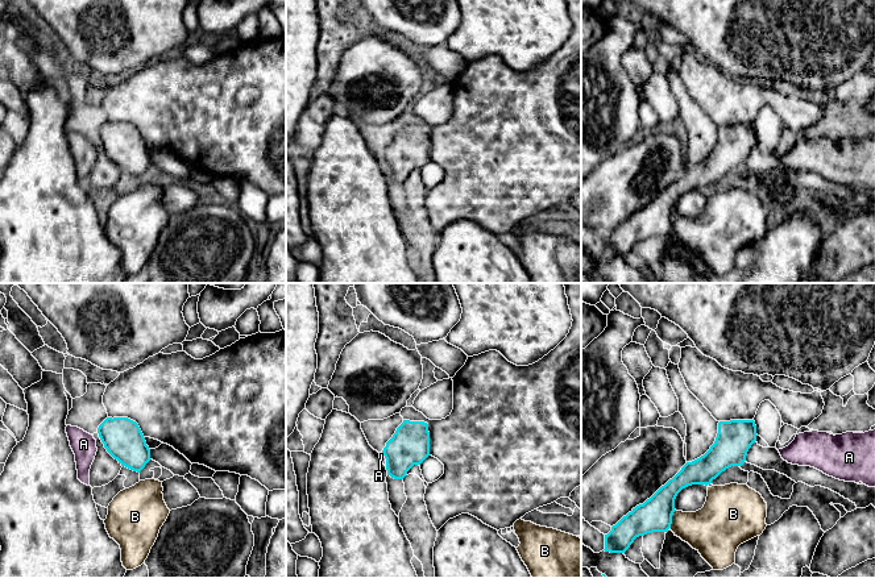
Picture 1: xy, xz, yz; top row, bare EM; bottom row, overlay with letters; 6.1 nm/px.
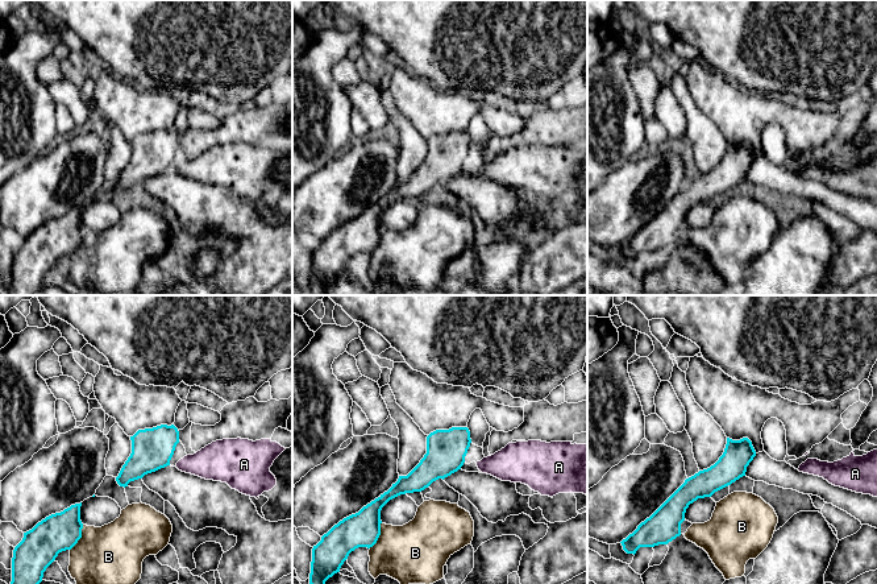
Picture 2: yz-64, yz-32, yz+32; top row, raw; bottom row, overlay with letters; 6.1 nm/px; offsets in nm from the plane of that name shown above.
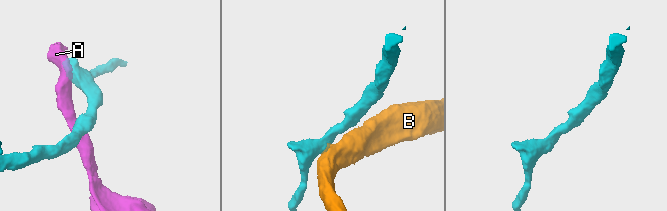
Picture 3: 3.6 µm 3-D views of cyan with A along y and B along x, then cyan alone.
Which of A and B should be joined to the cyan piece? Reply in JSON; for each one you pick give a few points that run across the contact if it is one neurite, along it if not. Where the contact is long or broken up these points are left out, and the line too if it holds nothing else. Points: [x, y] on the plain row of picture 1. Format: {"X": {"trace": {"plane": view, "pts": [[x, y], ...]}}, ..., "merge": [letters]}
{"merge": ["A"]}

